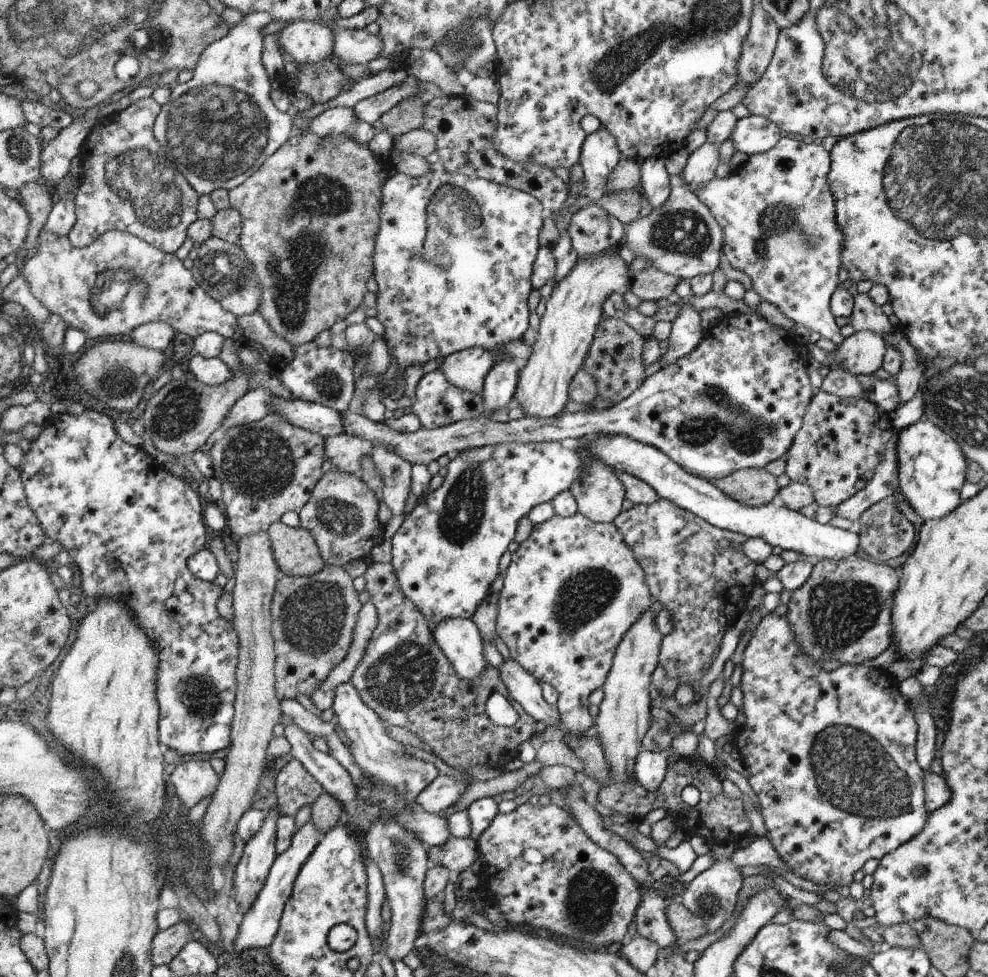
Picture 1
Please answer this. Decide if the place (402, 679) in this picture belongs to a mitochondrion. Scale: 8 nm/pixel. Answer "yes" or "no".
yes

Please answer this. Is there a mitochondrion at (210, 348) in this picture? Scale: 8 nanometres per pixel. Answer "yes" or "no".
no

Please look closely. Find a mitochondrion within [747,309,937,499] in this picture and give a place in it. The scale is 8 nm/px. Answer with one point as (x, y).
(829, 471)

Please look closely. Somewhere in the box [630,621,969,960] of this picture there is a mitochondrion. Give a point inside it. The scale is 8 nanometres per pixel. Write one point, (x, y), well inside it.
(867, 783)

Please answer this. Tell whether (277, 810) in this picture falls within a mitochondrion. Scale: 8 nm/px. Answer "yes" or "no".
no

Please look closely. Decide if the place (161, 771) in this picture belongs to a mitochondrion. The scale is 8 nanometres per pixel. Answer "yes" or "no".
no

